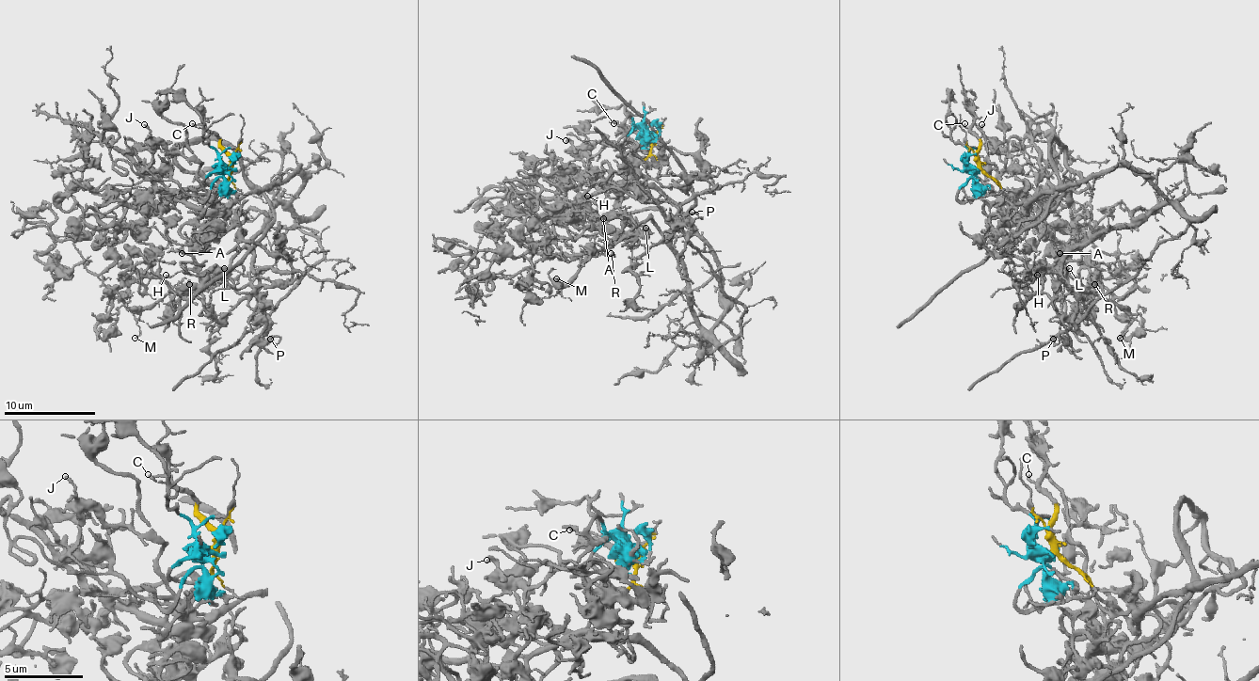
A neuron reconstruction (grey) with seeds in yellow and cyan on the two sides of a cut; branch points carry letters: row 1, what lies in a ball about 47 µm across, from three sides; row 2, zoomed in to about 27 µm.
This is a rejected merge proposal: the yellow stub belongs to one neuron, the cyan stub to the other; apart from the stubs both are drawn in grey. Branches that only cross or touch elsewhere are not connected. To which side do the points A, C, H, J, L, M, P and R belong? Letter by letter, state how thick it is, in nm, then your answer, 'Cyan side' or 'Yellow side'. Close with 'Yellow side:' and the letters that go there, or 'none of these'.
A: Thickness 240 nm. Cyan side
C: Thickness 110 nm. Yellow side
H: Thickness 150 nm. Cyan side
J: Thickness 150 nm. Cyan side
L: Thickness 200 nm. Cyan side
M: Thickness 80 nm. Yellow side
P: Thickness 190 nm. Cyan side
R: Thickness 240 nm. Yellow side
Yellow side: C, M, R

